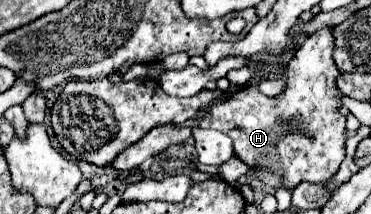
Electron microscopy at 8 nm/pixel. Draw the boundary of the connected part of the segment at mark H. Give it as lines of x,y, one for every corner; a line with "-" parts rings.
332,27
310,33
286,65
288,87
280,97
258,97
258,87
248,85
228,99
210,105
200,121
202,129
216,129
232,137
236,155
252,169
260,169
260,179
268,193
274,193
278,187
294,189
300,181
328,183
346,155
346,117
336,111
340,107
338,97
342,95
336,89
340,71
332,59
332,51

